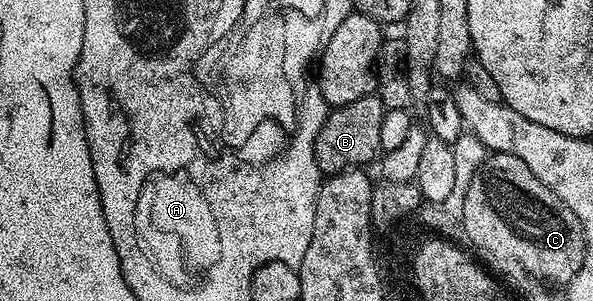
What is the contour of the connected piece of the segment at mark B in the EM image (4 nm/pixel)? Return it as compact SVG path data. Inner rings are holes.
M376 93L366 97L358 97L358 101L350 101L350 105L342 105L329 110L328 119L322 125L321 132L318 133L317 143L314 145L314 157L320 172L325 176L337 175L340 171L363 168L368 165L364 163L372 163L376 158L377 162L382 155L382 140L378 138L378 133L382 130L382 117L385 110L383 101Z

